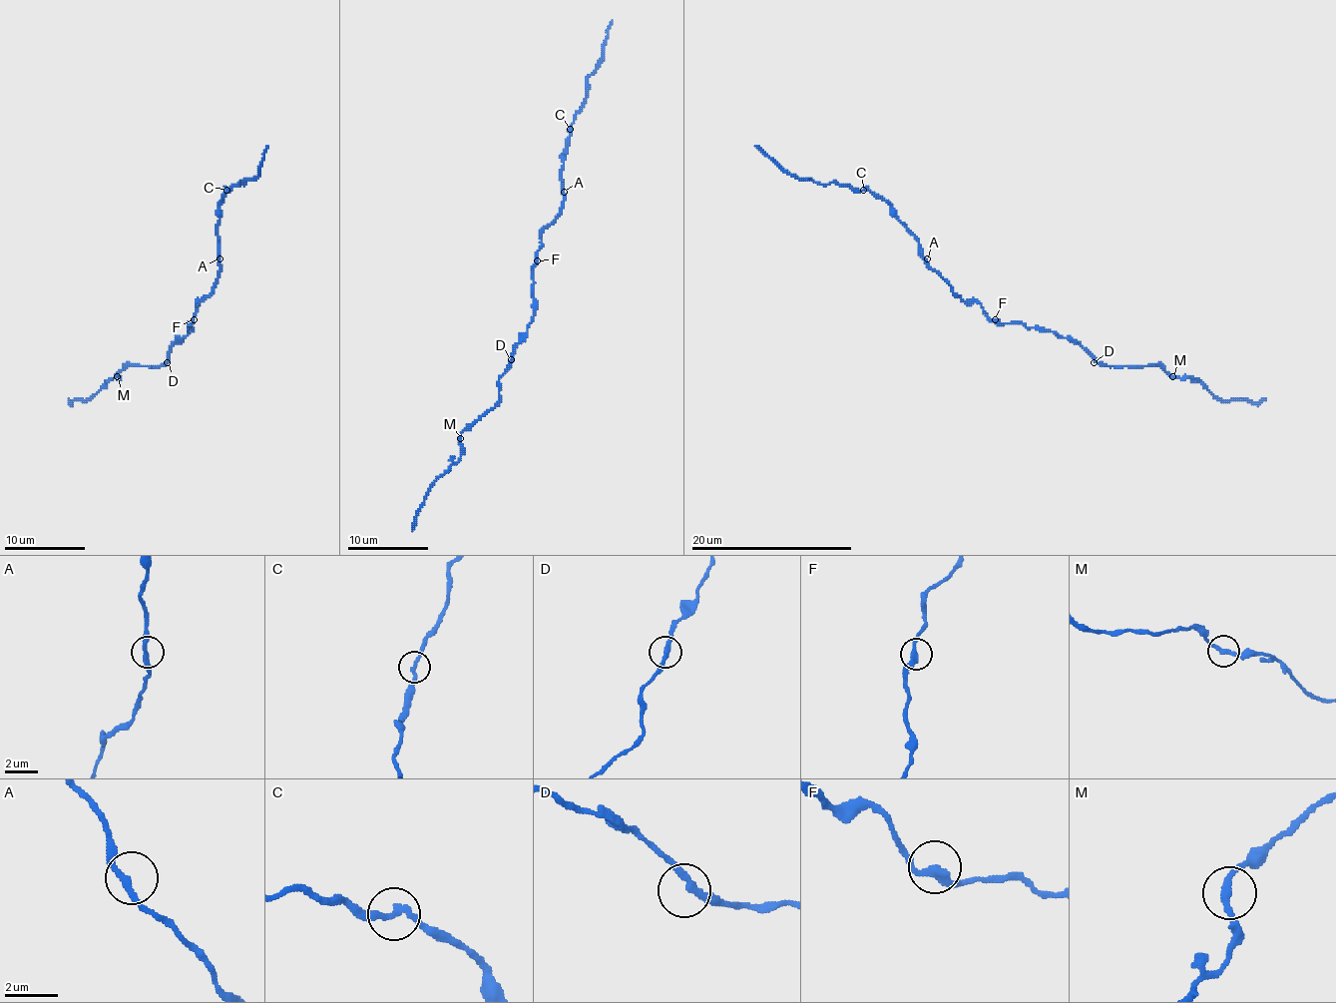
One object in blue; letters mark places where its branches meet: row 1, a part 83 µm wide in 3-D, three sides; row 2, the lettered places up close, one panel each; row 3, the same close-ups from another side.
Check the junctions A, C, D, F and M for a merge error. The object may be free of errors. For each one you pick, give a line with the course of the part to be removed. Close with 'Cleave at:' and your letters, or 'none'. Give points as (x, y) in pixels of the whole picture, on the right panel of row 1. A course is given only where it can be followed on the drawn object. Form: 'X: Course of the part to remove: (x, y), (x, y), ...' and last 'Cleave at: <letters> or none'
C: Course of the part to remove: (864, 190), (835, 182), (817, 184), (799, 180), (781, 170), (754, 146)
Cleave at: C

